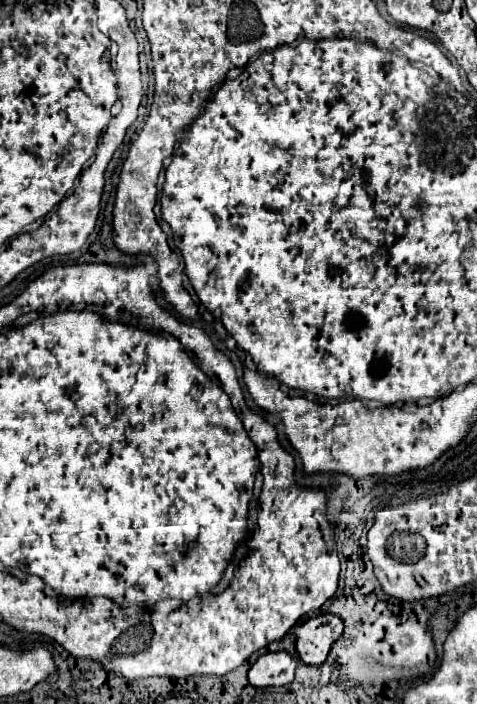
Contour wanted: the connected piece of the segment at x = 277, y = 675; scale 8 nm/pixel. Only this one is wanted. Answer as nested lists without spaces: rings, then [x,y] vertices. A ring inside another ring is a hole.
[[[267,652],[257,658],[249,670],[249,682],[257,688],[285,686],[293,680],[297,660],[287,652]]]

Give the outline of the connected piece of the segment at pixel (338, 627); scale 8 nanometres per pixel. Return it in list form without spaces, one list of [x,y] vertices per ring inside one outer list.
[[[313,614],[295,630],[297,654],[305,664],[323,664],[331,644],[343,634],[343,620],[335,614]]]

